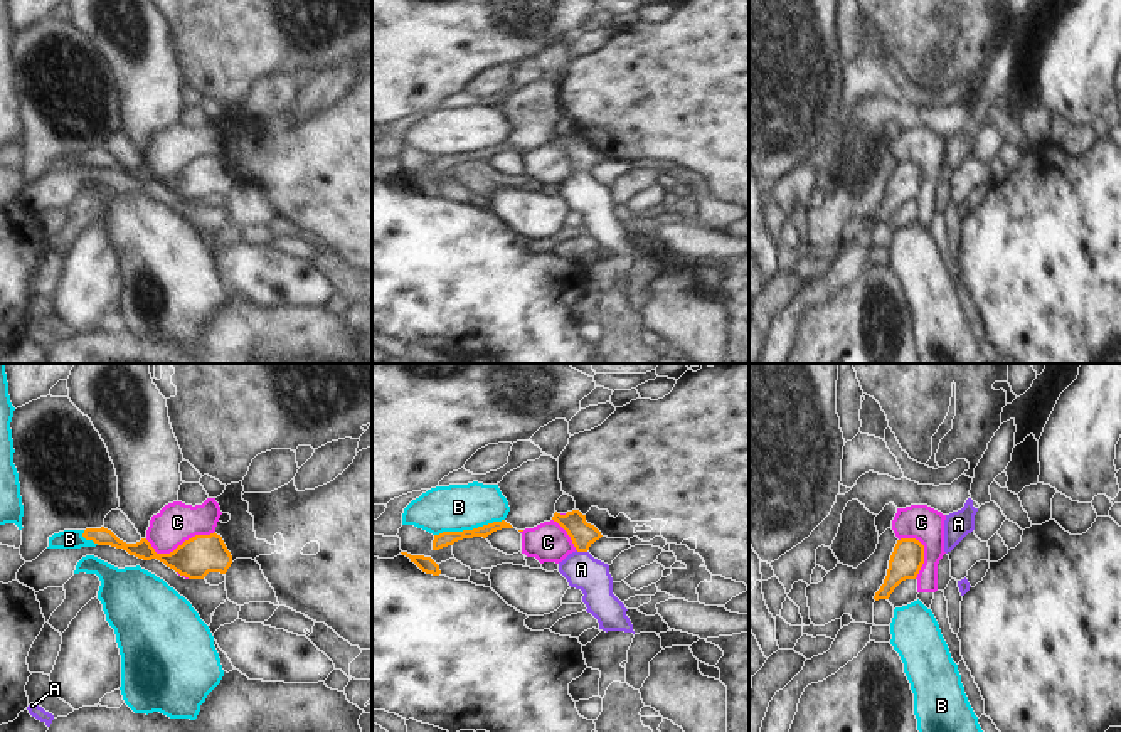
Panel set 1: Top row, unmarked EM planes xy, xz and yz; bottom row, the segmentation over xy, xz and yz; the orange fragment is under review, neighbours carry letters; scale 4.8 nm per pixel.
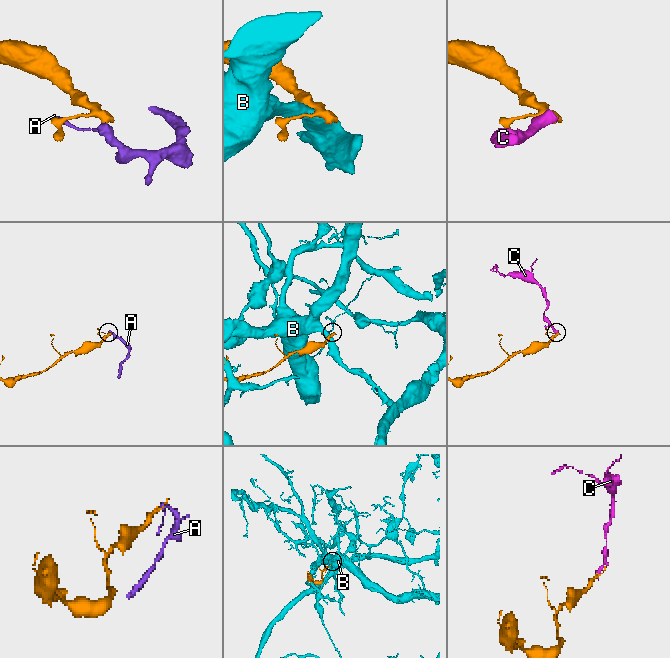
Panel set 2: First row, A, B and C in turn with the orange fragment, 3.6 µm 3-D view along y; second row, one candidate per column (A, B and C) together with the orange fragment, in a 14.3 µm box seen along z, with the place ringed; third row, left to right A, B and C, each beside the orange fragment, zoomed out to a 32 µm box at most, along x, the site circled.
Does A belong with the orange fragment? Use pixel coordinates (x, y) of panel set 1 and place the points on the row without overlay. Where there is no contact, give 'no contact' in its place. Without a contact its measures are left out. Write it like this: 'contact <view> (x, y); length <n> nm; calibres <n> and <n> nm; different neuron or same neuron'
contact xz (581, 174); length 60 nm; calibres 120 and 170 nm; same neuron

